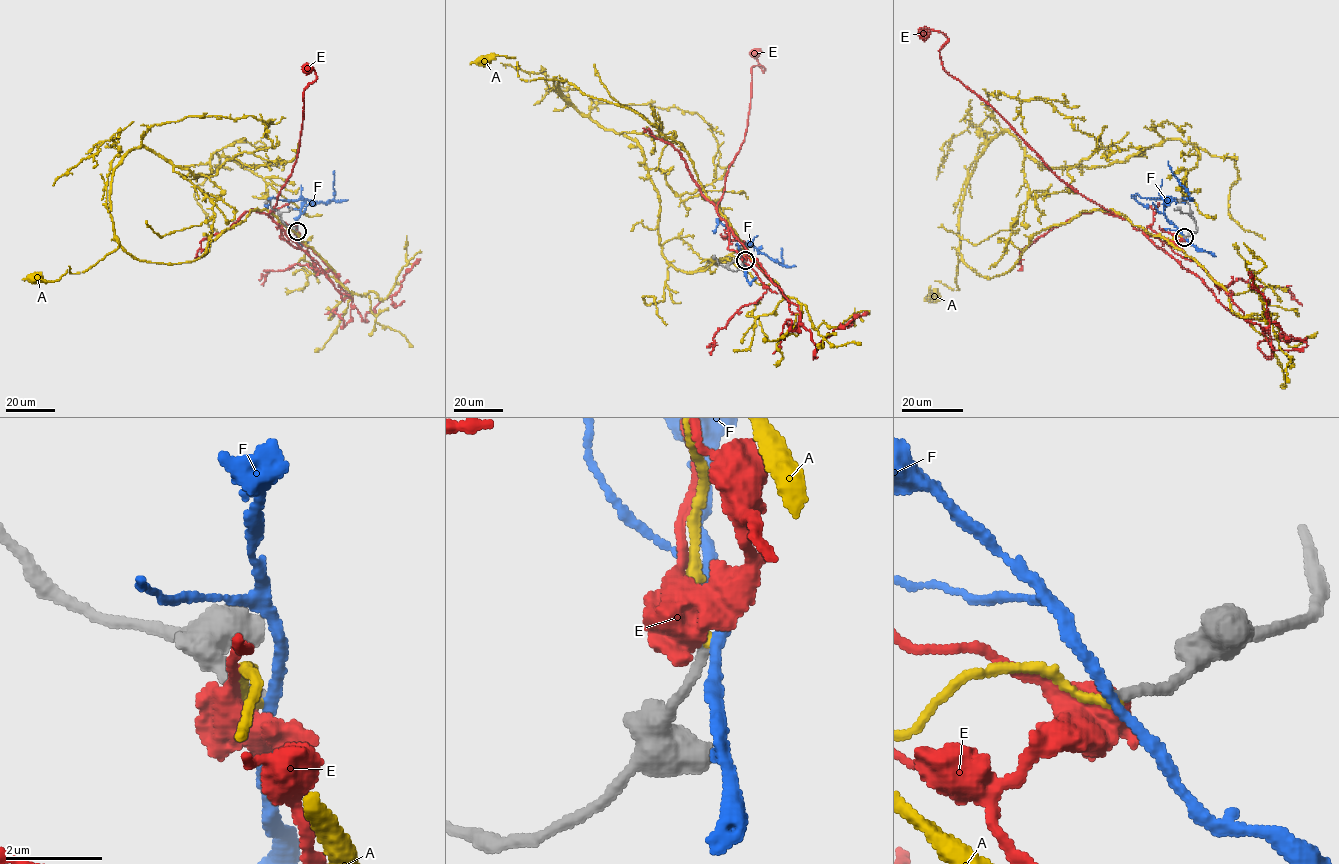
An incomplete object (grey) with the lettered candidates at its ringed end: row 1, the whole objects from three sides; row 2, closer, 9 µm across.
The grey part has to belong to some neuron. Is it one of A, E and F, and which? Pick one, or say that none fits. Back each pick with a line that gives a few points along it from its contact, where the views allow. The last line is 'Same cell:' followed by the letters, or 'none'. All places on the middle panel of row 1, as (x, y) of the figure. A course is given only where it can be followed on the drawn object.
Same cell: none

